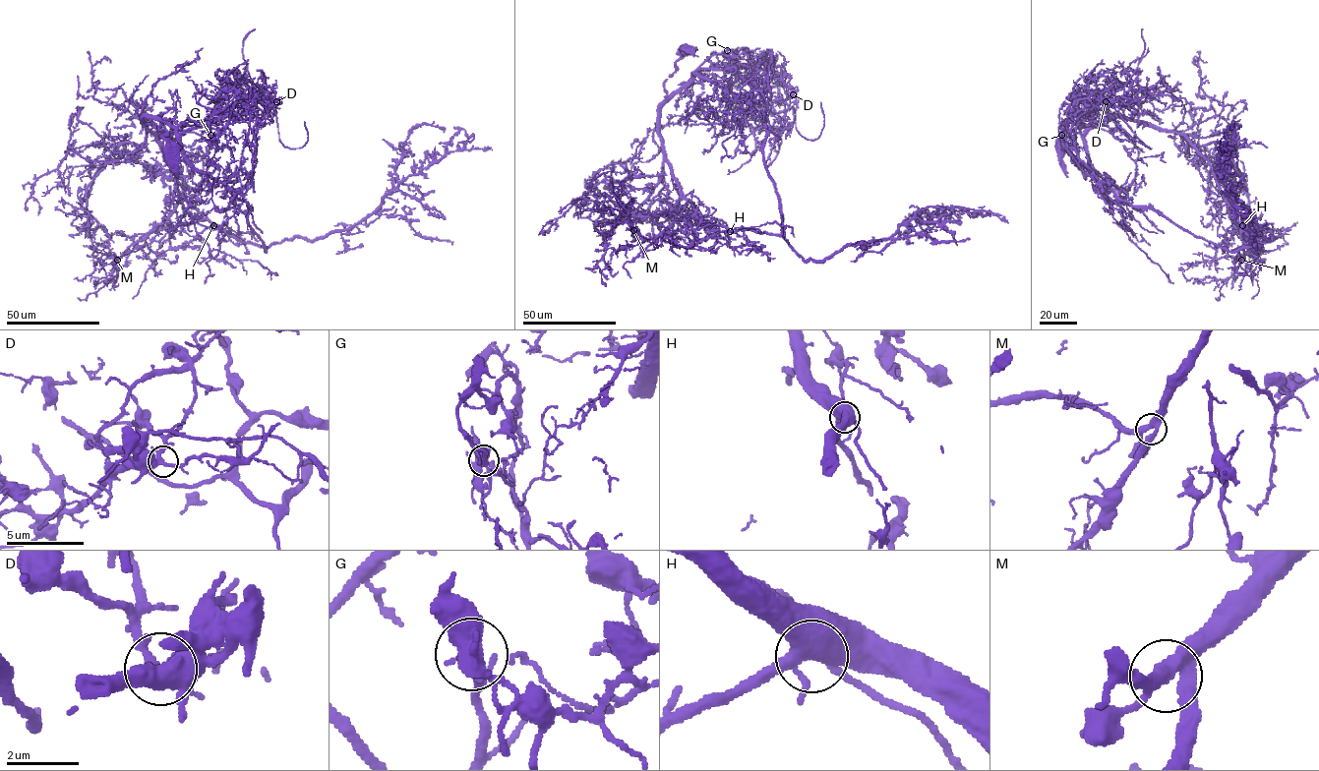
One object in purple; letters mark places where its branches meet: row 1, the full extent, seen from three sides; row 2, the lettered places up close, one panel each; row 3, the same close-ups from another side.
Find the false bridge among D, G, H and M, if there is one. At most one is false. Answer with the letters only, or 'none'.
G

